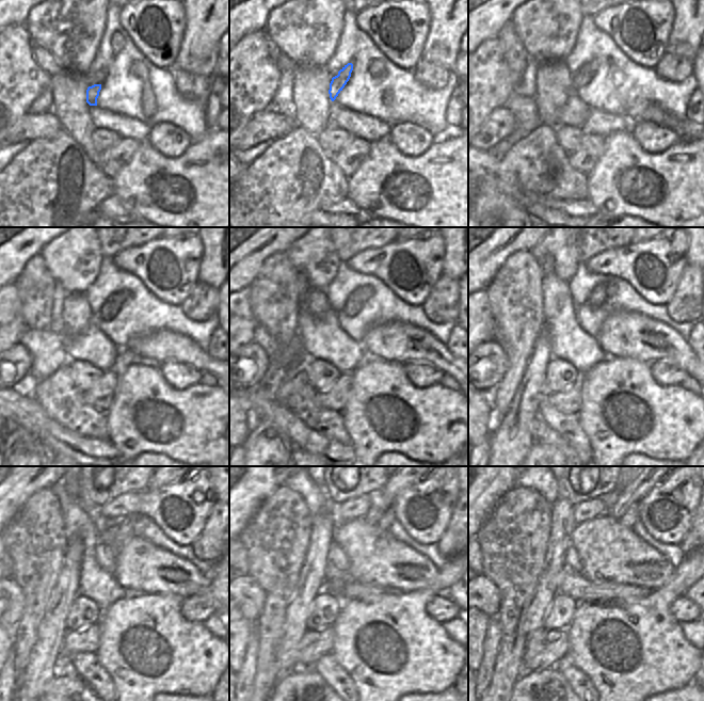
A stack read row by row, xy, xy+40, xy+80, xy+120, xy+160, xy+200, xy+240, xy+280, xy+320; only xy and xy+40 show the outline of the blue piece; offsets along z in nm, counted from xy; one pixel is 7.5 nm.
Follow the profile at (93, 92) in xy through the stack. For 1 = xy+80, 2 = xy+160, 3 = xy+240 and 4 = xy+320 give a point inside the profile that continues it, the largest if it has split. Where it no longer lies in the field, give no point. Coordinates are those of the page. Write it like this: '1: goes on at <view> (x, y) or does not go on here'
1: goes on at xy+80 (588, 70)
2: goes on at xy+160 (356, 300)
3: goes on at xy+240 (125, 531)
4: goes on at xy+320 (634, 492)

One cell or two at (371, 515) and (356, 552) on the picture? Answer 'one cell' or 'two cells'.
two cells

